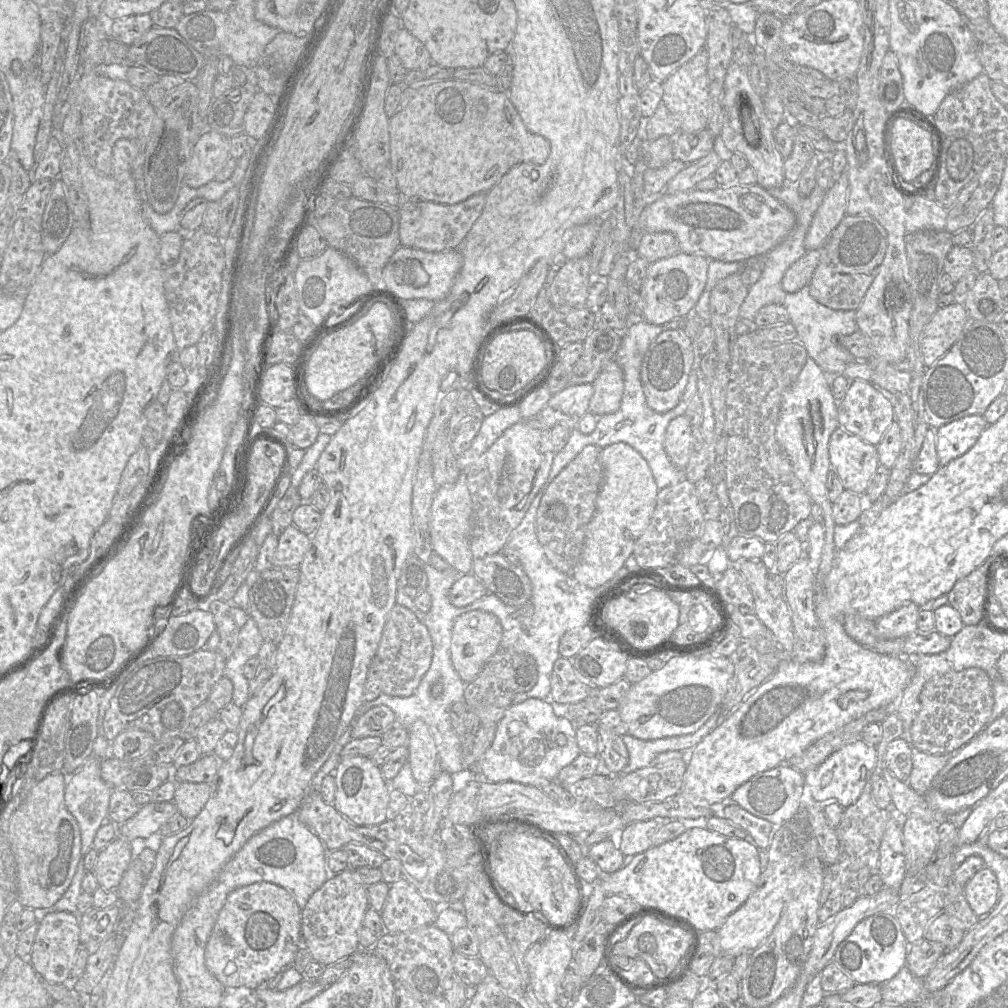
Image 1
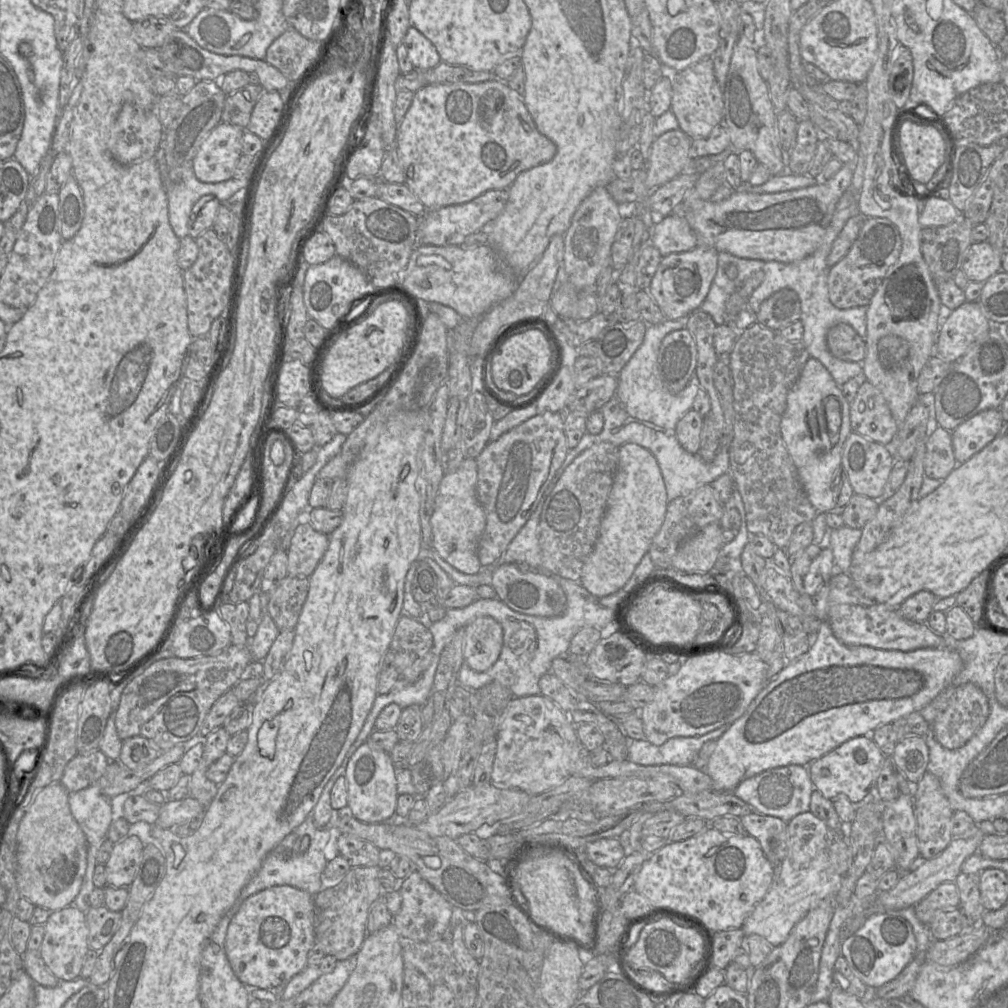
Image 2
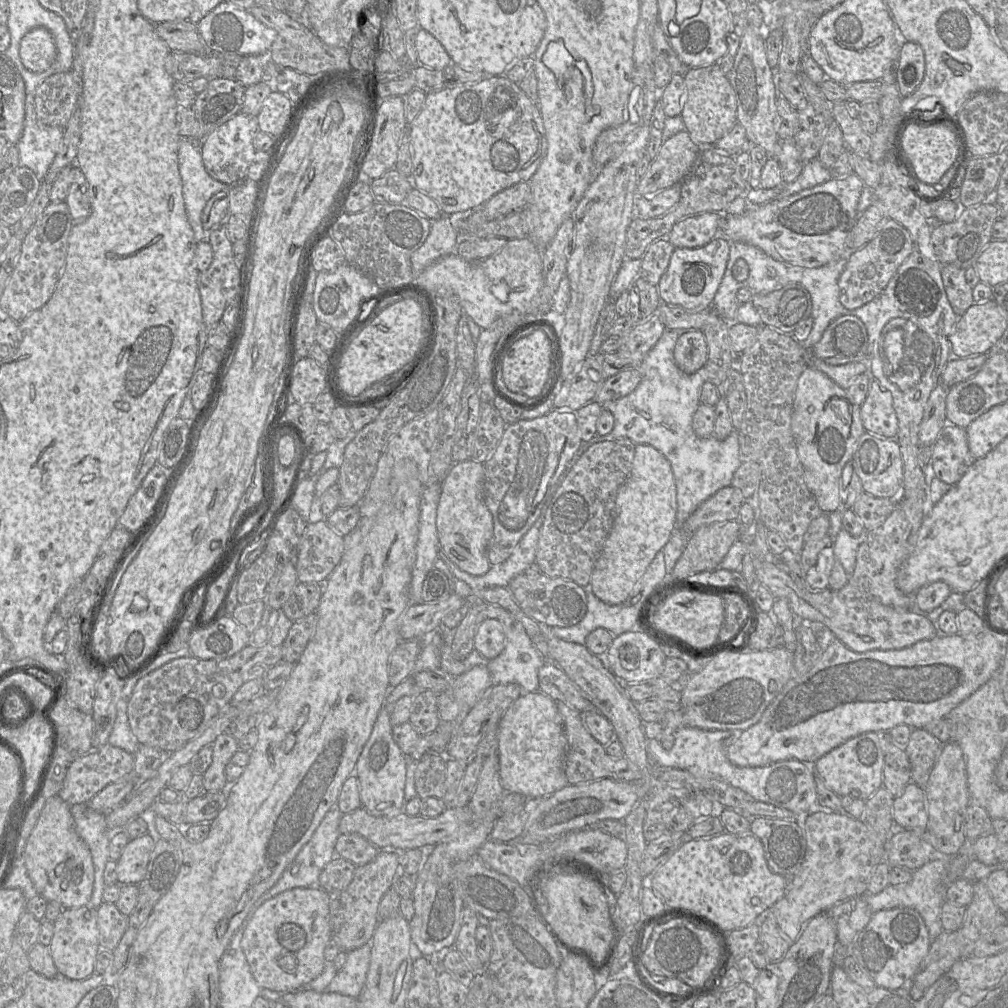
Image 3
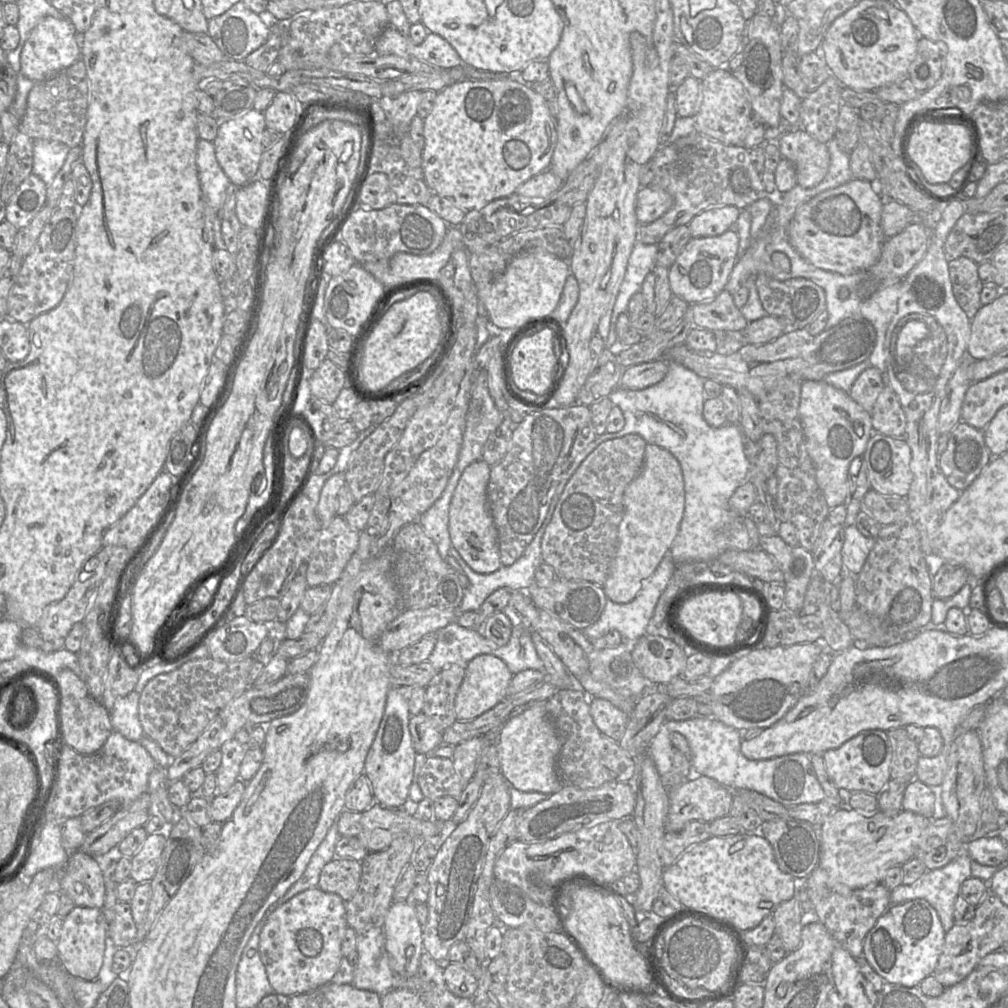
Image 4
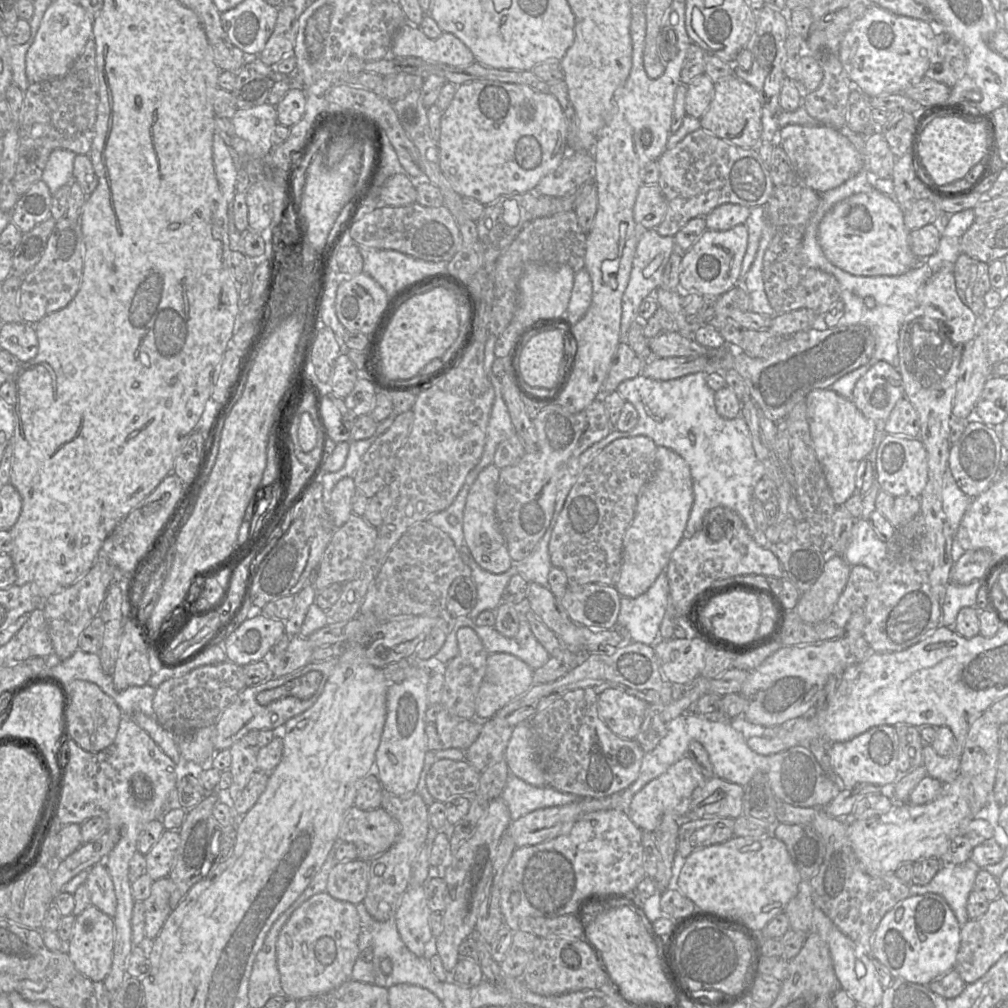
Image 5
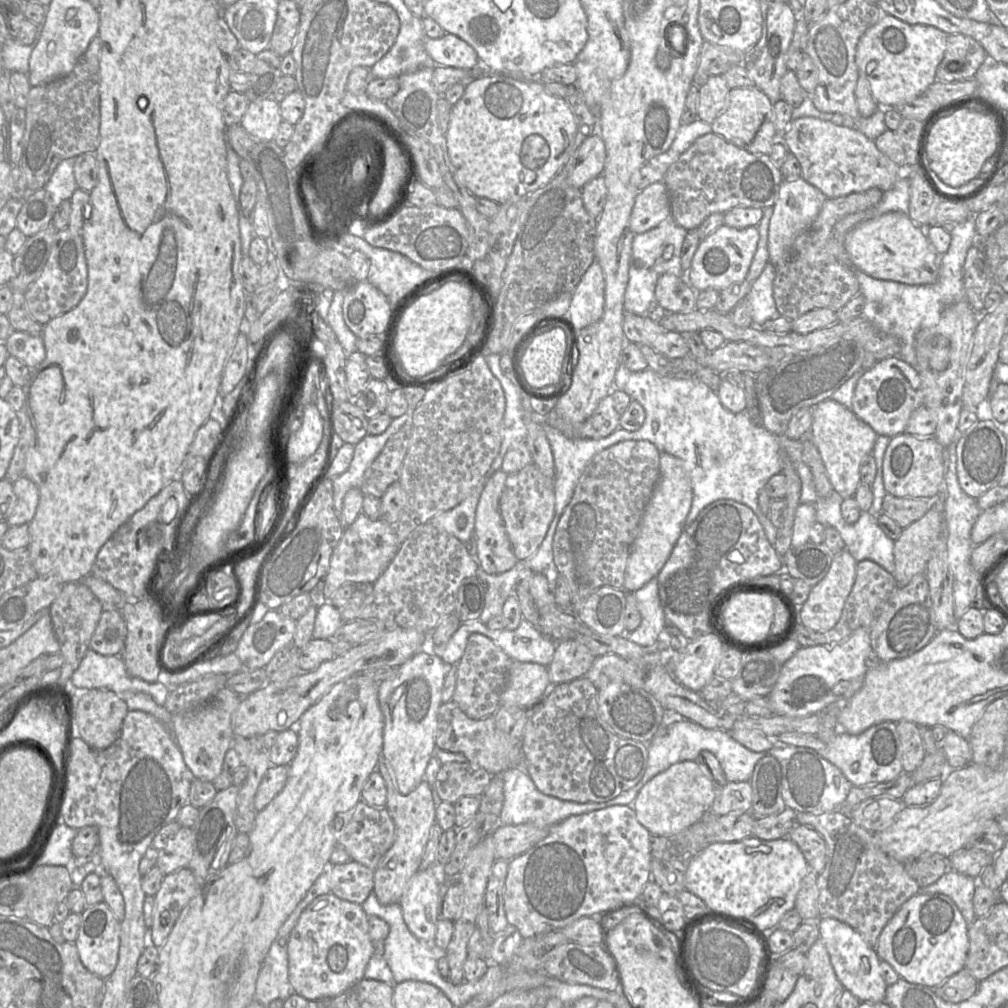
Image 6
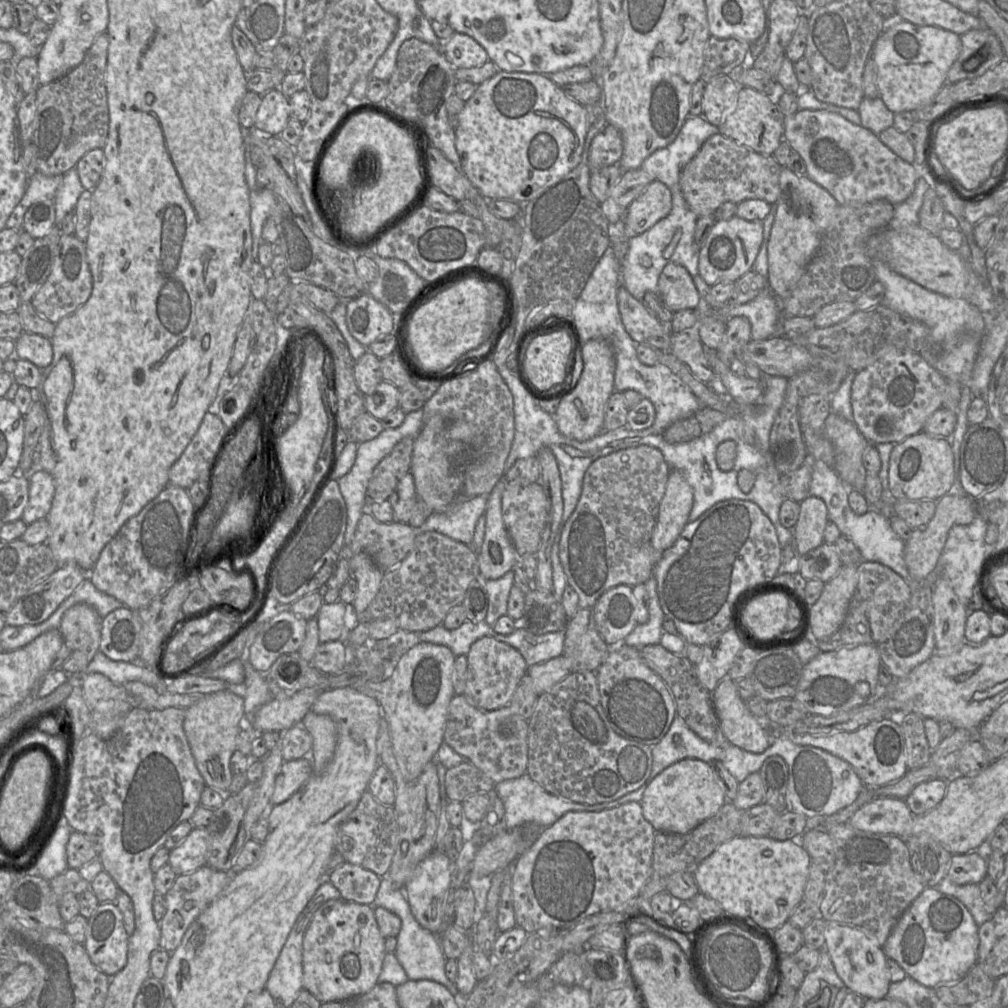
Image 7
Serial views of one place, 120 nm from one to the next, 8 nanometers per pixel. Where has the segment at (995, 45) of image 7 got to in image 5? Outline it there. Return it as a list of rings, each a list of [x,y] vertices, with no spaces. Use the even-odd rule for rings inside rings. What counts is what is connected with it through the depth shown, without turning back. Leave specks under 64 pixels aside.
[[[944,32],[937,33],[936,41],[938,48],[925,77],[952,88],[966,73],[967,57],[964,47]]]

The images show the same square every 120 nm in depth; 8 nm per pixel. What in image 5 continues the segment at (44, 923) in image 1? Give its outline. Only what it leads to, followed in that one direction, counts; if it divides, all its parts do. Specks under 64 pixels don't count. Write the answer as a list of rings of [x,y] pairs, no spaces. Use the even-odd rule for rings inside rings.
[[[91,905],[76,916],[71,937],[64,948],[79,972],[93,982],[104,982],[111,970],[113,947],[113,918]]]

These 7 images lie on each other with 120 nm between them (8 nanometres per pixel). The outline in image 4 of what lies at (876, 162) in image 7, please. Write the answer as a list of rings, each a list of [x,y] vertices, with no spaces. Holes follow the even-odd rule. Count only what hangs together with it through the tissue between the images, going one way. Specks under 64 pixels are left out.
[[[803,129],[781,135],[776,145],[783,158],[794,165],[797,184],[802,188],[814,187],[826,176],[830,165],[827,145]]]

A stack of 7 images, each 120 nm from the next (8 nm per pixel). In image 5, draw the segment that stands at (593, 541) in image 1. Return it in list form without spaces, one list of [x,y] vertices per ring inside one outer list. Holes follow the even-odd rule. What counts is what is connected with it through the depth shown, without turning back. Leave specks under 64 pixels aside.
[[[657,446],[655,472],[639,492],[634,518],[623,537],[620,577],[614,586],[621,597],[642,595],[665,570],[672,552],[684,538],[693,499],[692,478],[686,460],[667,447]]]

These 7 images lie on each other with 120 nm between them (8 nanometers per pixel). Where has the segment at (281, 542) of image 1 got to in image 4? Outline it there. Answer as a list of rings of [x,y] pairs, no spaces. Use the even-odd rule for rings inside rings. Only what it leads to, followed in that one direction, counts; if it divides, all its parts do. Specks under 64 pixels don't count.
[[[335,516],[328,526],[322,526],[318,543],[307,562],[305,578],[308,587],[319,585],[333,586],[343,573],[348,561],[356,551],[359,542],[359,531],[352,529],[344,516]]]

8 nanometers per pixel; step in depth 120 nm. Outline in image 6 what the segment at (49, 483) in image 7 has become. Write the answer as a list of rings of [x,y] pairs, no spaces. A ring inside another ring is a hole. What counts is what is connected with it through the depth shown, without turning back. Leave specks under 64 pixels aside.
[[[21,476],[12,484],[17,504],[6,519],[9,527],[29,523],[33,519],[39,503],[39,489],[30,479]]]

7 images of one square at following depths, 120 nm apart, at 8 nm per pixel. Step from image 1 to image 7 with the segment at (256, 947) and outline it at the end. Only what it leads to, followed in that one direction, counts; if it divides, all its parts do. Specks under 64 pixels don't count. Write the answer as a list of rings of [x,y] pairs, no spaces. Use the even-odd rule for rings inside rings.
[[[331,899],[314,913],[303,939],[303,988],[321,1003],[349,999],[368,992],[377,982],[386,955],[385,937],[379,931],[371,905]]]

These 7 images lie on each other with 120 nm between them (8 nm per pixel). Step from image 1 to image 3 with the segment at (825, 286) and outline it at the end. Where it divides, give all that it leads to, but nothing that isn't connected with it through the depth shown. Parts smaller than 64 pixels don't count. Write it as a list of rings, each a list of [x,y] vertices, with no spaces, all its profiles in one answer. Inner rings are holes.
[[[888,219],[869,243],[848,258],[838,280],[841,304],[847,309],[857,309],[873,301],[884,291],[912,250],[913,241],[909,231],[895,220]]]

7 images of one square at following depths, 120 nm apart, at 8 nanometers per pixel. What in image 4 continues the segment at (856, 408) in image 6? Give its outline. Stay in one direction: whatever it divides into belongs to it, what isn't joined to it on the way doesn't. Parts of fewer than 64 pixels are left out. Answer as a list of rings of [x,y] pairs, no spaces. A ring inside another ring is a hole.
[[[869,367],[859,375],[848,394],[866,412],[871,414],[884,386],[882,373],[875,367]]]

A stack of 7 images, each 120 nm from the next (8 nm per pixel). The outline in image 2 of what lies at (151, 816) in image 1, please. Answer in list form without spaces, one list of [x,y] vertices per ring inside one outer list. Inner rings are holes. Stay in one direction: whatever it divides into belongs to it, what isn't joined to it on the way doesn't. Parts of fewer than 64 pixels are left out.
[[[191,797],[164,802],[160,805],[158,819],[153,825],[168,829],[191,819],[201,818],[204,812],[205,808]]]

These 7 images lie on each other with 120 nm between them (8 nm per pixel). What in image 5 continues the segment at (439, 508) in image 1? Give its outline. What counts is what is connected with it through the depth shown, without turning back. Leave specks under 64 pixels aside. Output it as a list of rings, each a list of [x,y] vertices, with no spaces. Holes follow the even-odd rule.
[[[490,464],[480,472],[468,493],[463,512],[463,533],[466,545],[477,564],[493,574],[502,574],[513,564],[496,515],[500,470],[495,464]]]

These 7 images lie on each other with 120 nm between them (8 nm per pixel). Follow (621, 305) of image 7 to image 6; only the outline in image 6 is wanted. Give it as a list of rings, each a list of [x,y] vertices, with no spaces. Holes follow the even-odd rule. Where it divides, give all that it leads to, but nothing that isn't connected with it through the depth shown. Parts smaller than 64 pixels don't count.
[[[624,310],[623,333],[626,341],[647,345],[670,359],[690,354],[690,349],[680,332],[669,331],[648,316],[639,316]]]

